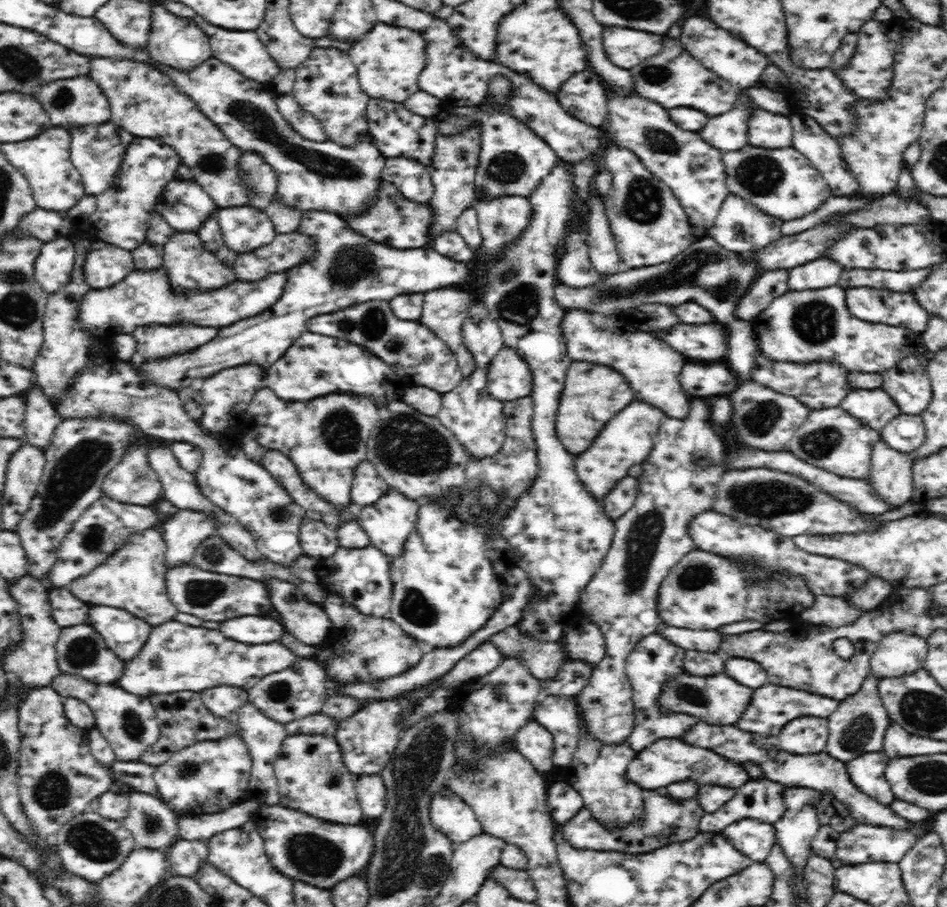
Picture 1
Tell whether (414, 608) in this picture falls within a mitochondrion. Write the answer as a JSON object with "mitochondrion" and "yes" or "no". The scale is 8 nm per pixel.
{"mitochondrion":"yes"}

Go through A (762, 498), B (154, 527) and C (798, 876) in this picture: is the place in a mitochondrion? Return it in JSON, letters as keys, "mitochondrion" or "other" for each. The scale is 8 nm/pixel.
{"A":"mitochondrion","B":"other","C":"other"}

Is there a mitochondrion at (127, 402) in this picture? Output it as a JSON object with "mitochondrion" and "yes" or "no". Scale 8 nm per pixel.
{"mitochondrion":"yes"}

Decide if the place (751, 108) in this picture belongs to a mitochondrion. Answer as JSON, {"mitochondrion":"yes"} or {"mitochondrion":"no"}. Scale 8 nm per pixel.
{"mitochondrion":"no"}

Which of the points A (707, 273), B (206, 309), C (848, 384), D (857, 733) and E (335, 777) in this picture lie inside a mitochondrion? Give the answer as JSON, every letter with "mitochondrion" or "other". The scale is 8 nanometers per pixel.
{"A":"mitochondrion","B":"mitochondrion","C":"other","D":"mitochondrion","E":"mitochondrion"}

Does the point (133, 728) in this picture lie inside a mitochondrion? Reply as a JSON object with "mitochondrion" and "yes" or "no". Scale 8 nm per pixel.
{"mitochondrion":"yes"}

